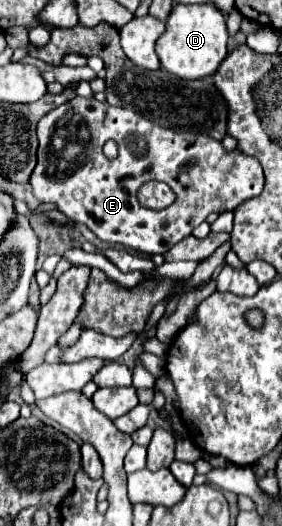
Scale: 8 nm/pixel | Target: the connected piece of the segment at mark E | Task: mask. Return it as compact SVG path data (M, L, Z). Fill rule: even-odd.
M74 97L62 103L60 107L46 113L38 121L36 131L38 131L38 141L40 141L38 165L30 177L34 195L42 203L58 205L58 211L62 211L68 219L86 223L98 235L98 239L126 245L134 249L136 253L144 253L144 255L162 253L164 255L178 241L188 237L192 229L198 227L210 213L234 211L238 205L242 205L242 201L248 201L250 197L258 197L258 193L262 193L264 173L256 157L242 153L238 147L232 151L226 151L220 141L206 137L202 133L164 129L148 121L146 117L134 113L132 109L112 107L96 99ZM108 139L118 143L116 159L108 159L102 153L102 147ZM148 181L162 181L170 185L172 191L176 193L174 205L160 209L160 211L142 207L138 203L136 193L140 185Z

